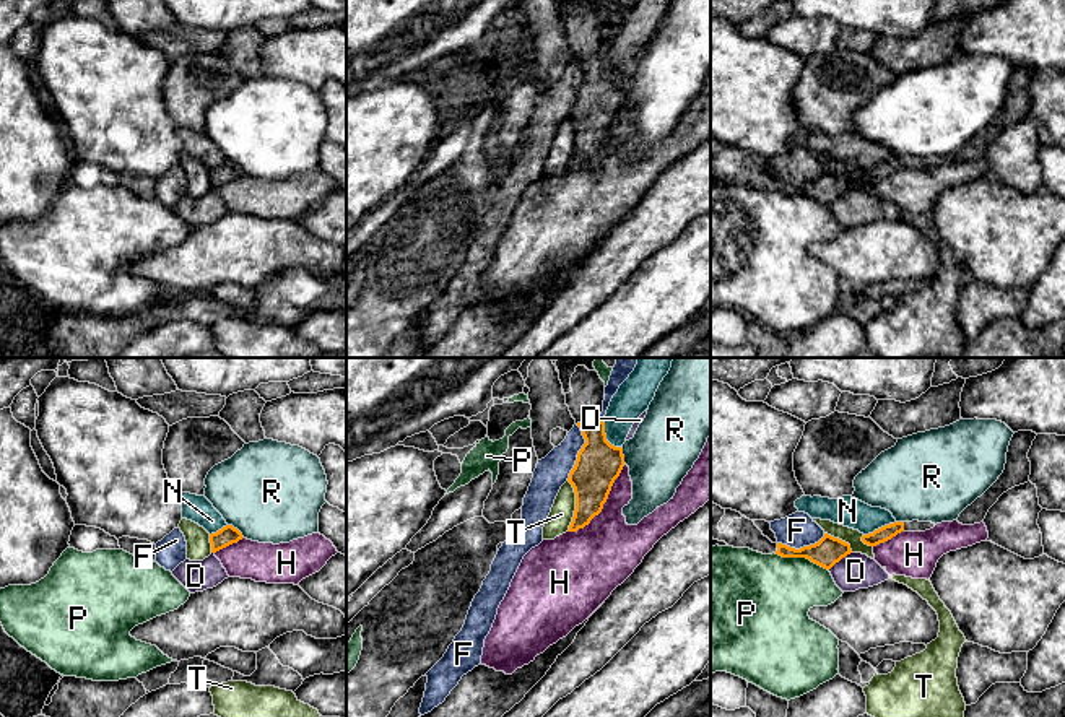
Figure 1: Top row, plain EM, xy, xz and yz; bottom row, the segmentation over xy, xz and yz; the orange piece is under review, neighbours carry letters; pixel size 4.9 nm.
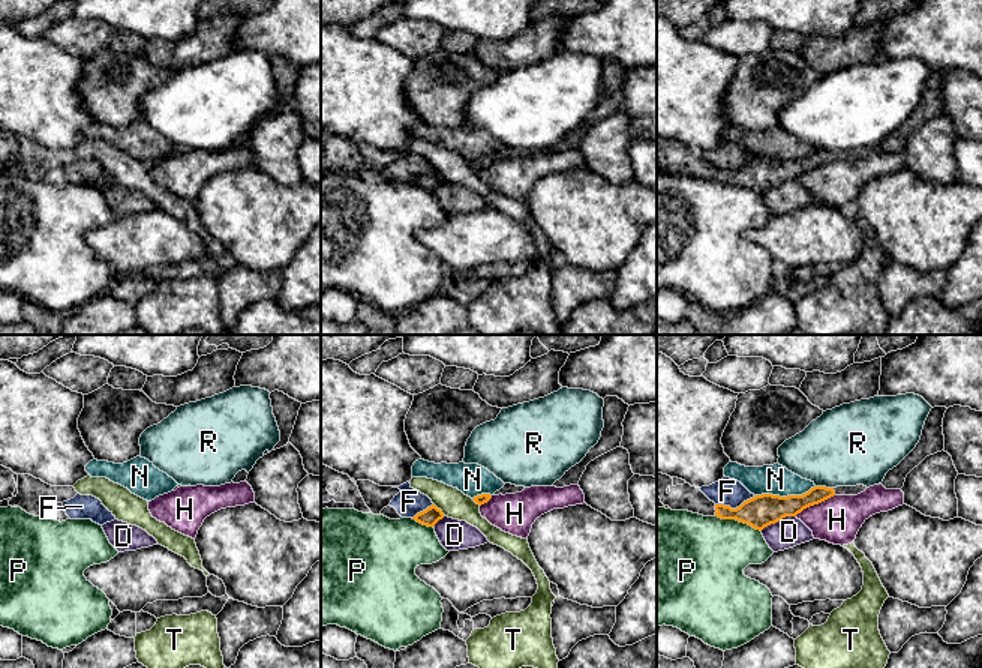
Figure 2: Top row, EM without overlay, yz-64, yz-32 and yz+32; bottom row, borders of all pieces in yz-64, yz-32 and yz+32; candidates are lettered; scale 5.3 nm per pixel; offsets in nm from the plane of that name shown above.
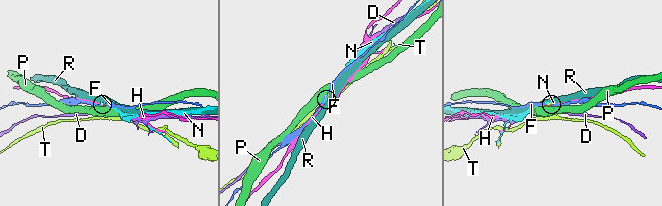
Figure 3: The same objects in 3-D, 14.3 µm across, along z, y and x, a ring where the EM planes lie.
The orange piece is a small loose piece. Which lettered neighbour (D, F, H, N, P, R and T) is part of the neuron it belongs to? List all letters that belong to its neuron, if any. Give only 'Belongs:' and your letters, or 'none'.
Belongs: none

